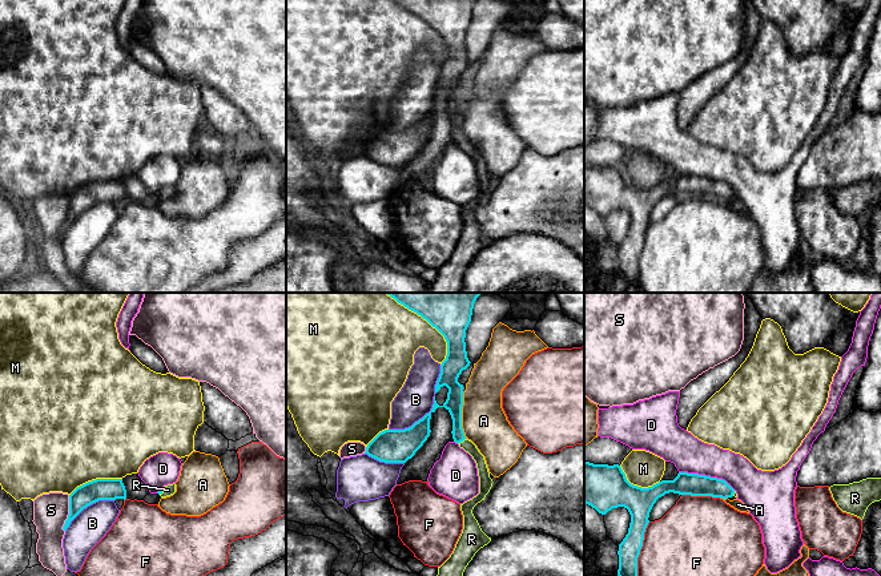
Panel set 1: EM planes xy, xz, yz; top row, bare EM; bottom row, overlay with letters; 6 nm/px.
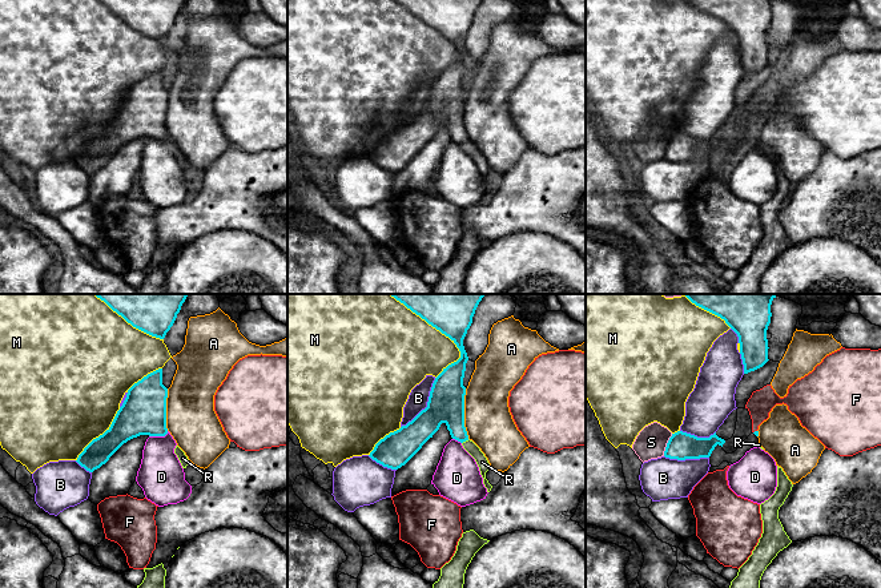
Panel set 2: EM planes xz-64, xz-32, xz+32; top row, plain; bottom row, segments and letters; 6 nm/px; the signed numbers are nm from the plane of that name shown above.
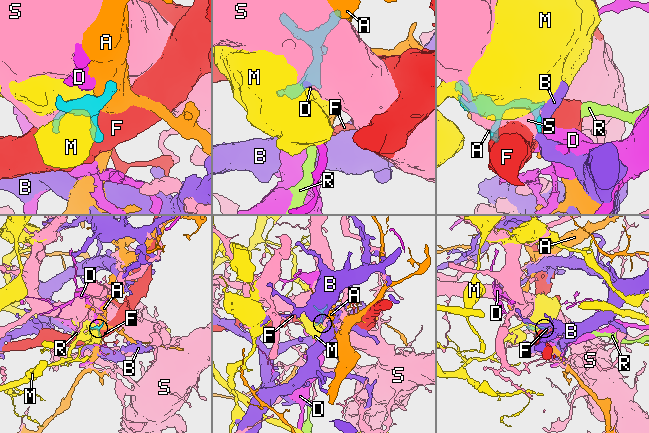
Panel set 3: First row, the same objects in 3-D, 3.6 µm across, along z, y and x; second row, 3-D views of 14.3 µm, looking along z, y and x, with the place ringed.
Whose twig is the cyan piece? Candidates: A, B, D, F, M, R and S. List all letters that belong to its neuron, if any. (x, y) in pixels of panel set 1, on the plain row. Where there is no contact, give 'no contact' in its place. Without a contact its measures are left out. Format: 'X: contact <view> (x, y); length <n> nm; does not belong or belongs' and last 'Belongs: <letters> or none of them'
A: contact xz (461, 117); length 280 nm; does not belong
B: contact xz (418, 123); length 360 nm; does not belong
D: contact yz (707, 178); length 360 nm; does not belong
F: contact yz (639, 256); length 400 nm; does not belong
M: contact xz (433, 28); length 500 nm; does not belong
R: contact xz (461, 143); length 60 nm; belongs
S: contact xy (69, 216); length 220 nm; does not belong
Belongs: R

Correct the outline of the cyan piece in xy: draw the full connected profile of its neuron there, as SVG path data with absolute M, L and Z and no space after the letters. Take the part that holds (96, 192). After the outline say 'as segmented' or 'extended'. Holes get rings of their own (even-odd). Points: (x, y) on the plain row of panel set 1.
M96 181L77 189L69 197L69 217L63 229L64 233L71 223L88 208L98 202L126 201L126 192L122 181Z; as segmented

